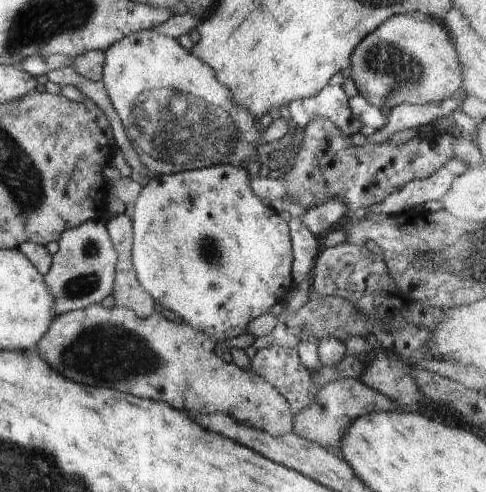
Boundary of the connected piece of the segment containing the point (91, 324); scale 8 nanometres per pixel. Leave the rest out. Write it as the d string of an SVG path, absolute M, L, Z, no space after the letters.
M98 303L82 310L56 315L36 350L54 372L60 372L60 376L90 388L114 388L138 398L164 400L176 410L208 415L224 412L225 415L232 416L236 422L252 426L256 430L264 430L270 436L294 433L294 418L285 396L278 393L262 376L251 372L251 369L240 368L217 356L214 352L217 343L216 338L206 336L182 320L172 321L160 311L140 318L130 308L110 308Z

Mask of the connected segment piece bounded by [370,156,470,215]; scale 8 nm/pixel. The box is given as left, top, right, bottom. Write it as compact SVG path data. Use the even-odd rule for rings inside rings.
M454 156L431 176L408 182L399 191L370 207L379 215L398 215L410 211L416 205L425 206L428 202L439 201L447 194L453 179L469 168L469 164Z

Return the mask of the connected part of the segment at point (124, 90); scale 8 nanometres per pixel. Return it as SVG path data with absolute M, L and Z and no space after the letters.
M144 29L139 32L129 34L120 39L120 42L112 44L108 50L104 51L104 66L102 66L102 80L106 88L106 92L112 102L114 110L118 113L120 120L124 126L126 136L132 143L133 148L136 150L136 156L140 158L140 164L144 164L147 169L148 175L169 175L180 171L189 171L192 169L206 168L214 165L221 165L222 163L230 163L231 165L240 165L242 162L252 162L256 159L258 150L257 138L262 136L265 128L265 122L259 119L252 118L244 108L238 108L230 102L230 92L214 78L212 68L202 62L200 58L192 56L192 52L184 49L178 40L162 36L154 29Z

